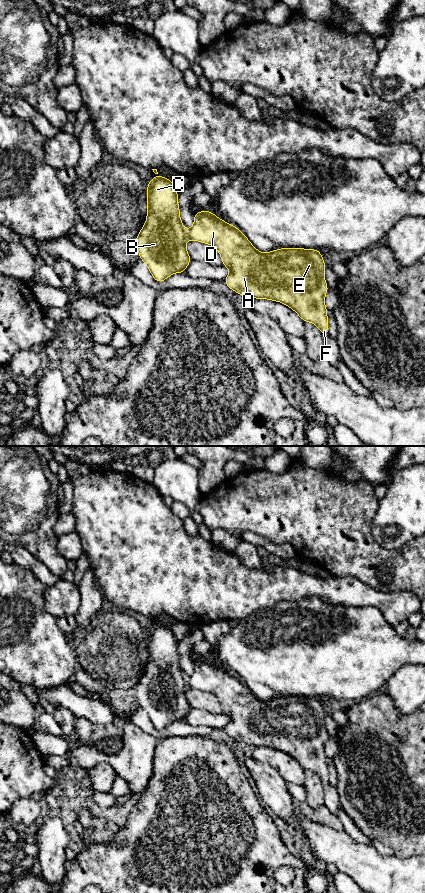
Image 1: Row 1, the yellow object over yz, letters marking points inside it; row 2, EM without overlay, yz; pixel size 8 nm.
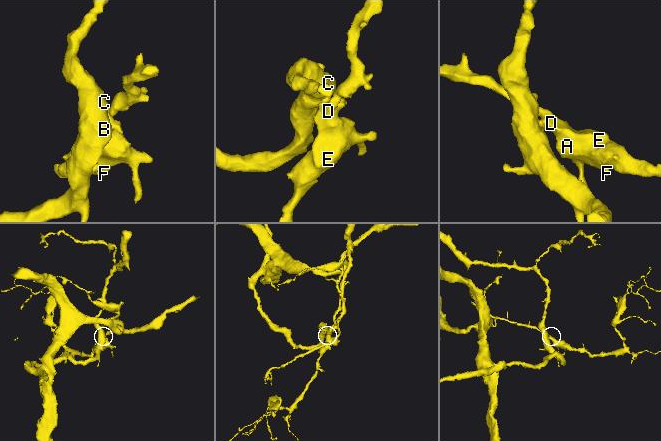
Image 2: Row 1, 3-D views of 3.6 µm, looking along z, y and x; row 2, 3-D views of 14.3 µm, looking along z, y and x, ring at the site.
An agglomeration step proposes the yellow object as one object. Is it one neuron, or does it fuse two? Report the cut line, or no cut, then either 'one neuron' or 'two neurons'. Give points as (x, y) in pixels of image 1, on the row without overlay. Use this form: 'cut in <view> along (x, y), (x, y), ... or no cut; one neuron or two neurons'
cut in yz along (186, 679), (188, 686); two neurons

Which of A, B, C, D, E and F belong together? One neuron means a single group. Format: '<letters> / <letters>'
A D E F / B C

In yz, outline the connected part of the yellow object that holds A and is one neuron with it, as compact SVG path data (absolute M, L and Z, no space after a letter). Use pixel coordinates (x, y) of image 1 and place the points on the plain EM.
M209 658L194 661L194 672L187 679L188 687L214 694L221 706L222 713L230 717L229 723L223 730L238 743L244 743L255 747L268 747L281 750L294 758L306 771L315 772L323 785L328 781L327 756L325 755L325 743L329 736L324 726L326 713L318 697L304 696L279 696L271 700L258 699L237 675L225 670Z

